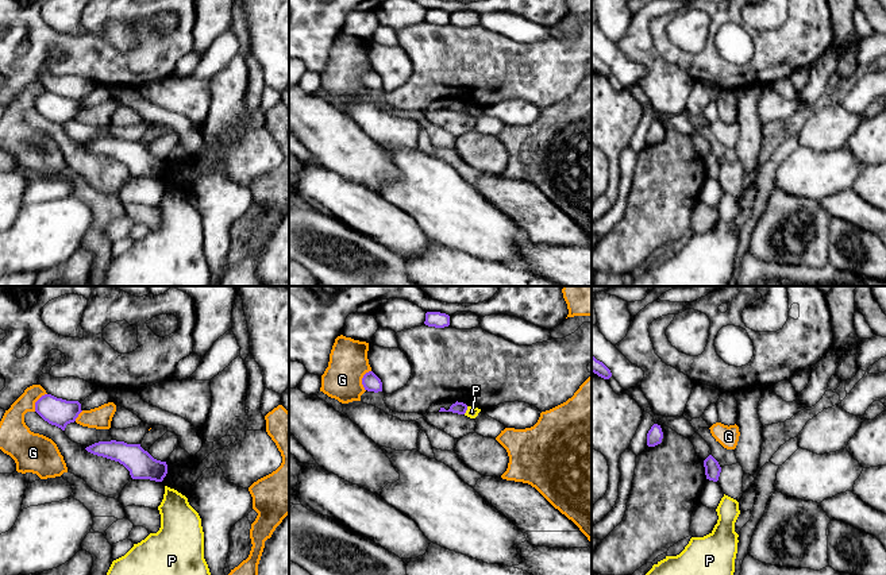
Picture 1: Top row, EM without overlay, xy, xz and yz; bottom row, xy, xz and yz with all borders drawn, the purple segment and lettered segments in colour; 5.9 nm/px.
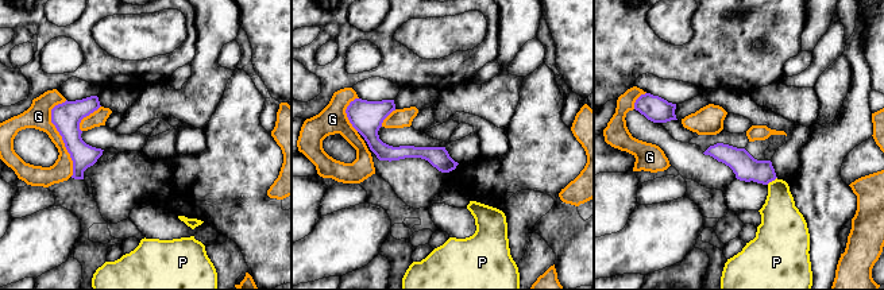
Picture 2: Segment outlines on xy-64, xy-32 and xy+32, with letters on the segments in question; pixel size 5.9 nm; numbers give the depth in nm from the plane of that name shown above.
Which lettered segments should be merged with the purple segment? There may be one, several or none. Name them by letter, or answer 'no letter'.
no letter

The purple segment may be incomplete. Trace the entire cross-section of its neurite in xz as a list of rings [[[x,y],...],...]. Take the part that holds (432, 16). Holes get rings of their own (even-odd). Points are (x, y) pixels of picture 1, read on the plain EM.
[[[427,9],[424,22],[428,24],[444,26],[450,23],[450,13],[440,9]]]

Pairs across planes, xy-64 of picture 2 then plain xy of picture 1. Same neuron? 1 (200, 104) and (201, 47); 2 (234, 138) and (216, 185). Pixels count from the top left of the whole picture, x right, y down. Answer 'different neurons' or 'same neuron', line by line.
1: same neuron
2: different neurons

